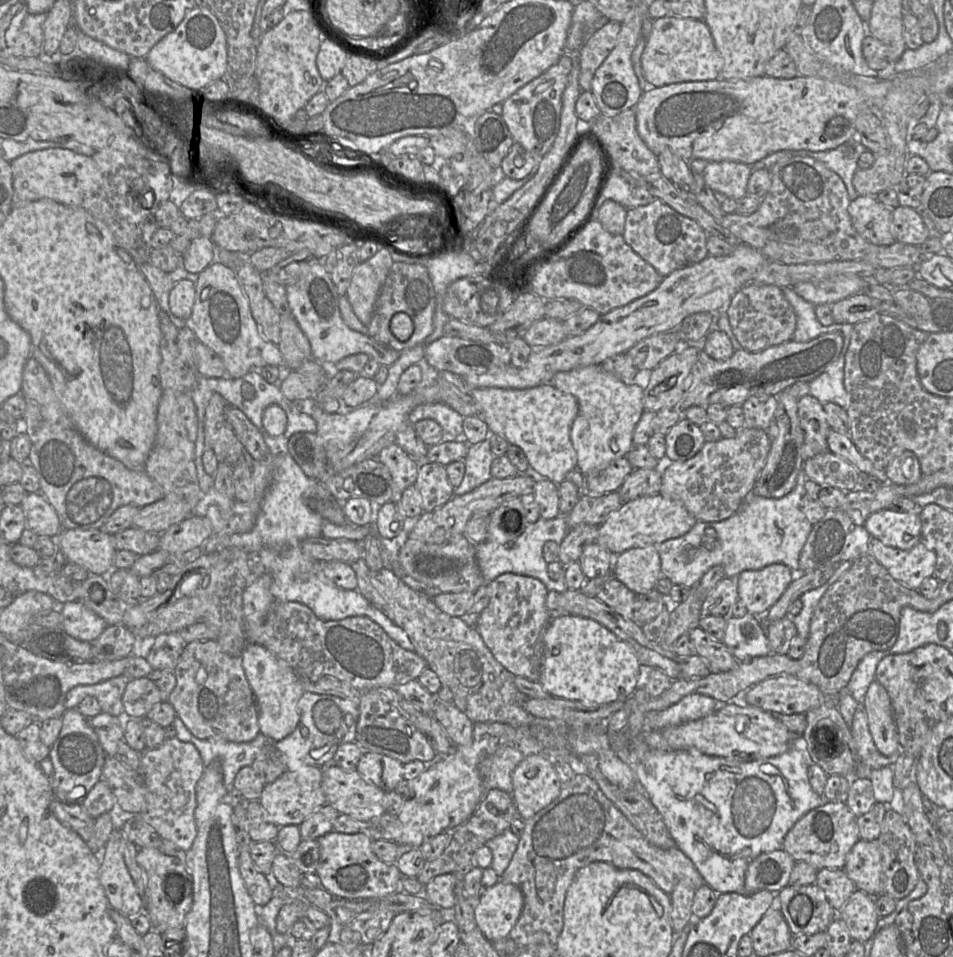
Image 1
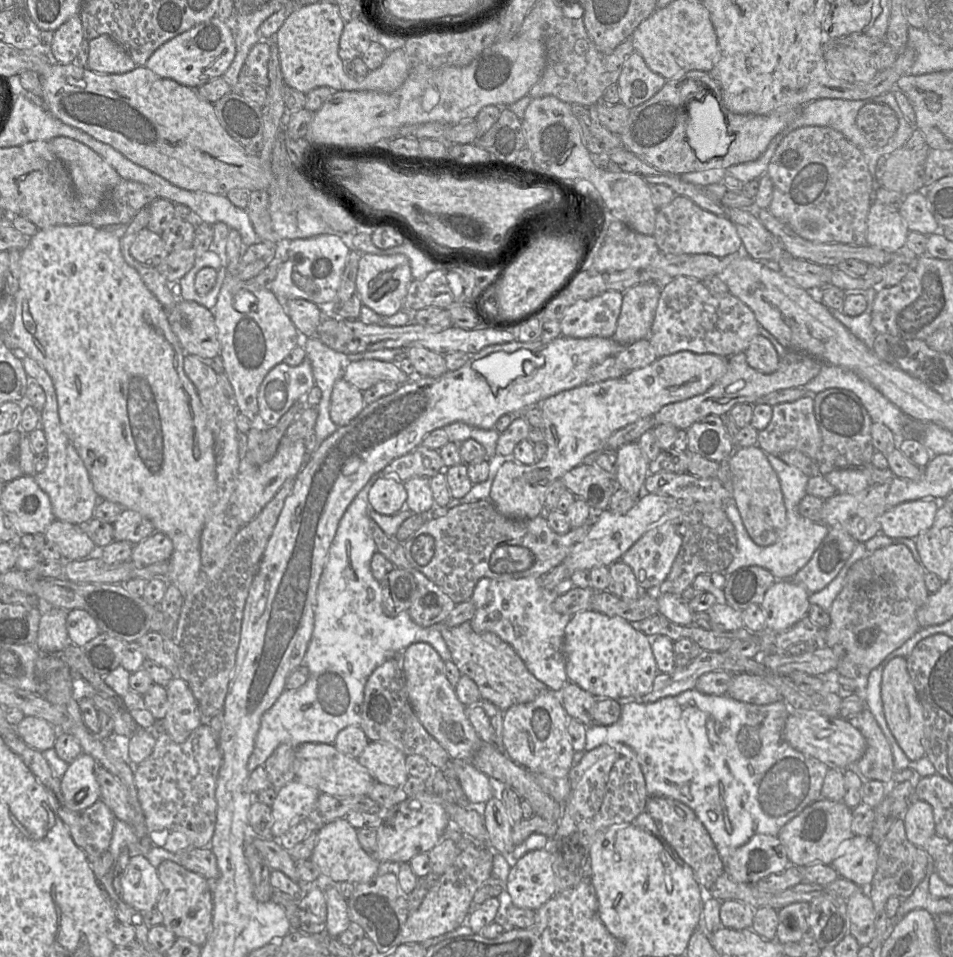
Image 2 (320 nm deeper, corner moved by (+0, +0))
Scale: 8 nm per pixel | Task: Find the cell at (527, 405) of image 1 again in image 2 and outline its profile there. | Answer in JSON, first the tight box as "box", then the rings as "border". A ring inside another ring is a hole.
{"box":[489,351,728,519],"border":[[[680,351],[657,358],[652,364],[630,371],[622,377],[593,384],[583,384],[544,399],[537,405],[543,414],[543,434],[547,452],[543,459],[531,465],[507,461],[497,470],[489,498],[504,516],[514,519],[533,519],[544,513],[545,495],[556,480],[579,466],[591,453],[602,452],[608,438],[616,431],[641,418],[653,416],[665,405],[705,393],[727,370],[728,357],[715,354],[696,354]]]}

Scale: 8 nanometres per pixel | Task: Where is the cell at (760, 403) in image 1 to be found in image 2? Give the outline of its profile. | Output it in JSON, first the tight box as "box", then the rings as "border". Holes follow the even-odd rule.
{"box":[757,394,822,461],"border":[[[806,394],[793,402],[772,407],[772,418],[767,427],[758,432],[757,446],[768,455],[779,456],[796,450],[816,461],[822,437],[814,414],[814,395]]]}

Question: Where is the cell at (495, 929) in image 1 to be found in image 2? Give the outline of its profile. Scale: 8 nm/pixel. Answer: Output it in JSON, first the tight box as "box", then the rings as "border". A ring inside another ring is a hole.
{"box":[505,848,556,910],"border":[[[549,848],[526,853],[511,866],[505,890],[512,905],[538,910],[556,895],[553,856]]]}

